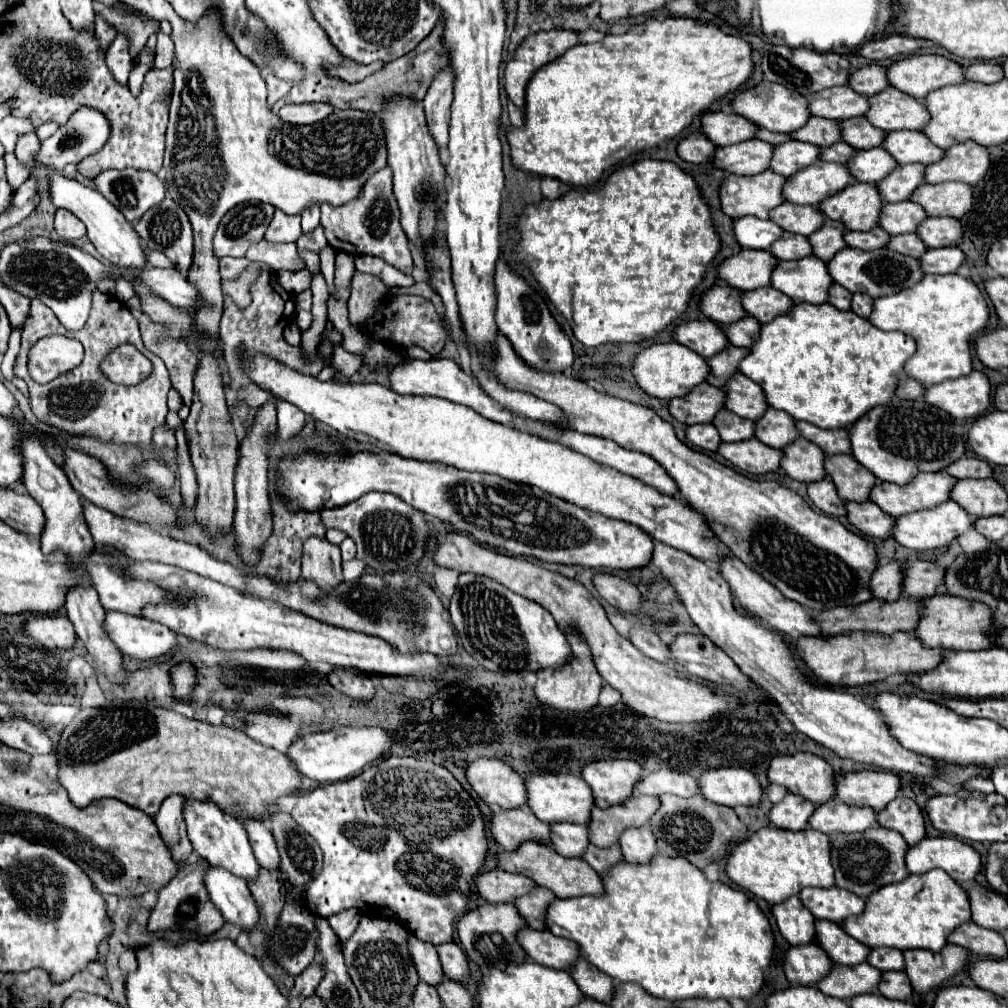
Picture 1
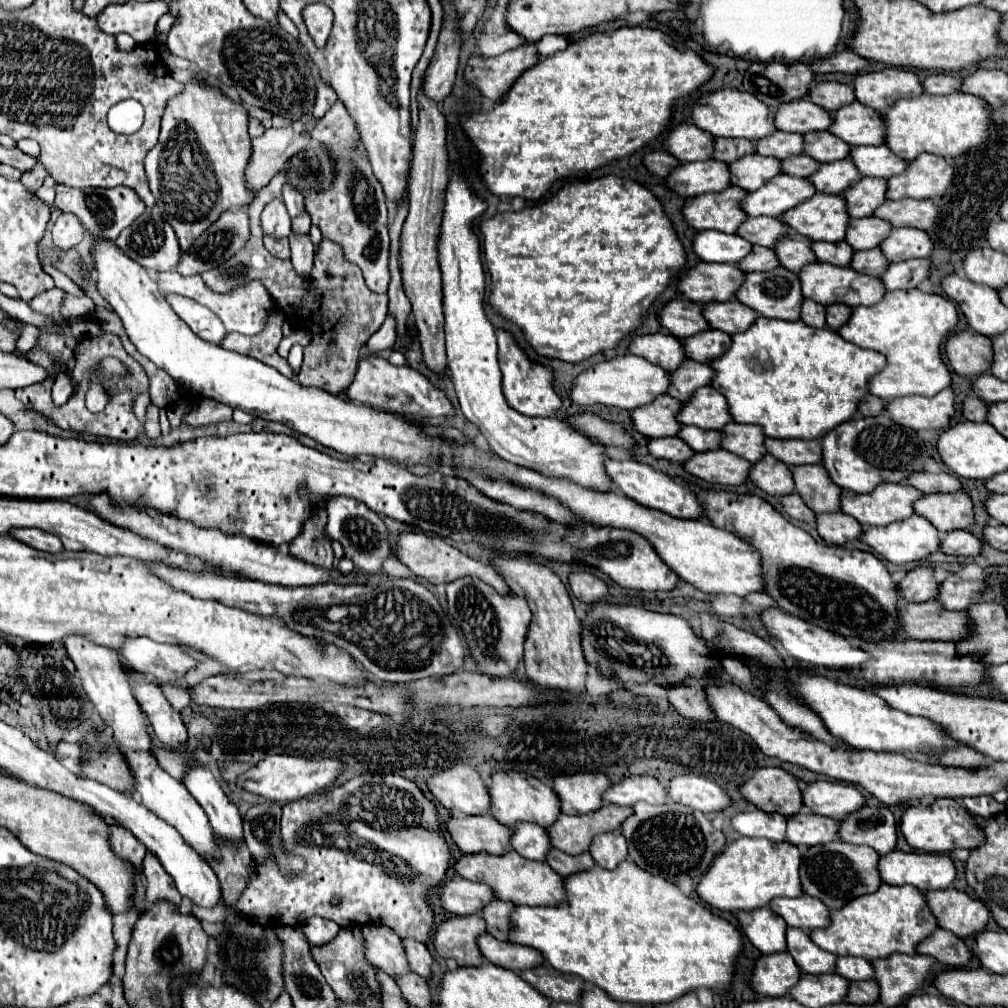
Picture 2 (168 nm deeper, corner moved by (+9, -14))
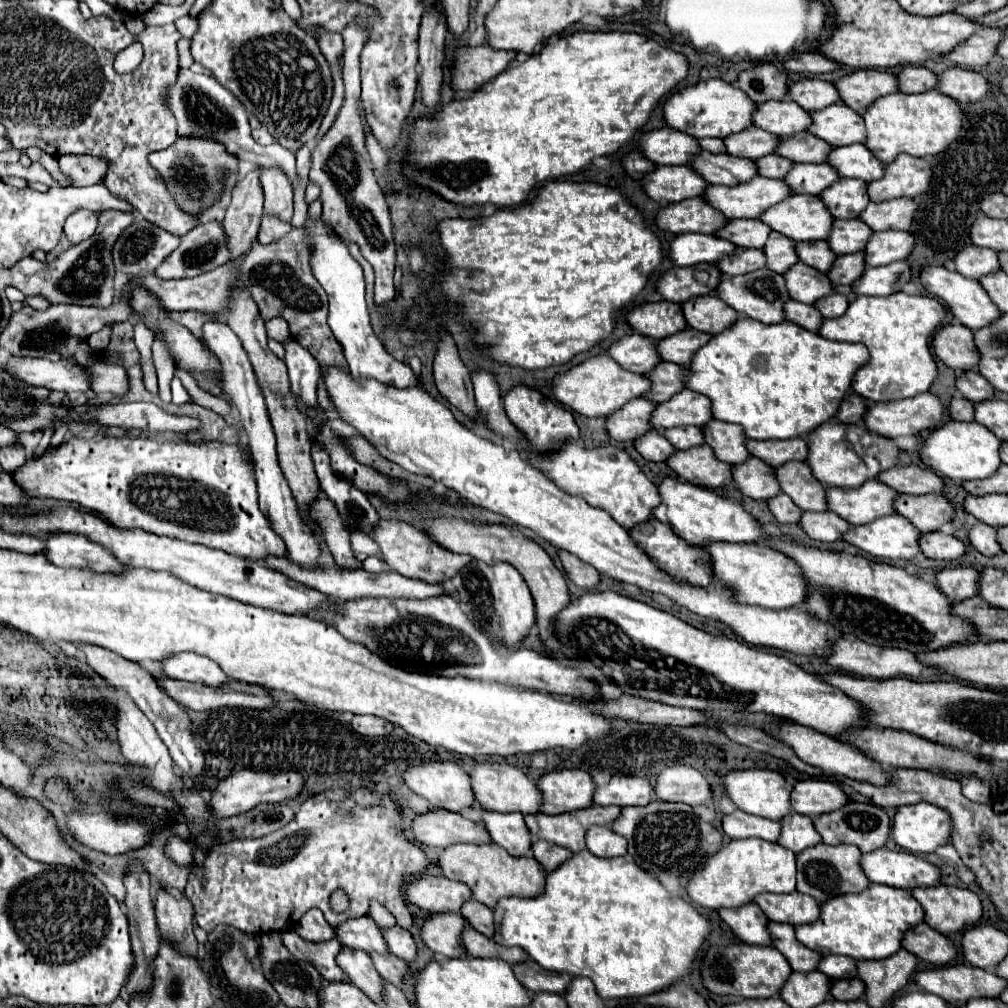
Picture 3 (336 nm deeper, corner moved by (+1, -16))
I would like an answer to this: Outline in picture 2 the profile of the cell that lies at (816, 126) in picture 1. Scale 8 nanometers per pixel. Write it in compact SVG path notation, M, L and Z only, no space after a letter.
M777 132L771 134L769 138L761 138L755 142L757 152L765 156L775 156L775 158L791 158L791 156L801 156L805 150L805 140L801 134L789 134L789 132Z

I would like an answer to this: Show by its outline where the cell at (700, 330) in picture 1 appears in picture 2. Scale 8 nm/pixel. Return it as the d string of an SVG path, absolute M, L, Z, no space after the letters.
M645 334L635 336L629 346L629 354L643 356L653 364L663 366L669 372L675 372L685 360L685 348L683 340L673 334Z

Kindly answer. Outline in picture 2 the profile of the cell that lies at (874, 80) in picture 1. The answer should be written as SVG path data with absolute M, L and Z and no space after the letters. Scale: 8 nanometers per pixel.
M821 82L821 84L813 86L813 94L809 94L809 98L815 104L819 104L831 112L835 112L847 104L857 102L853 86L839 84L839 82Z

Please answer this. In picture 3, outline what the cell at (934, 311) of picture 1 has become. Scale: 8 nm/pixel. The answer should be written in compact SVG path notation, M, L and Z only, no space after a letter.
M895 292L891 296L855 296L843 316L823 320L817 334L827 340L861 342L869 350L869 362L859 368L851 380L853 392L865 400L901 400L927 392L937 376L935 358L929 348L931 334L943 324L945 308L931 296L909 296Z

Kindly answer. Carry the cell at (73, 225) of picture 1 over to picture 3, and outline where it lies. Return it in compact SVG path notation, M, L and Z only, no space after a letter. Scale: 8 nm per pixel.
M77 210L71 214L65 222L65 236L71 244L79 244L81 240L87 240L97 230L97 214L89 210Z

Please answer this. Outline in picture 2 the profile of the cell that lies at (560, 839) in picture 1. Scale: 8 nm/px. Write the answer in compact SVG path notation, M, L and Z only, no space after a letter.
M517 824L513 828L513 838L511 846L515 852L519 852L523 858L545 862L553 844L549 838L549 832L543 826L537 824Z

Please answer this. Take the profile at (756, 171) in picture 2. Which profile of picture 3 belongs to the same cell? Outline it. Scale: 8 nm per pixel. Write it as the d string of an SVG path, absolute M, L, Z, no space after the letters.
M701 150L691 162L689 168L699 174L709 184L725 184L737 186L745 180L757 176L757 168L753 160L729 156L729 154L711 154Z

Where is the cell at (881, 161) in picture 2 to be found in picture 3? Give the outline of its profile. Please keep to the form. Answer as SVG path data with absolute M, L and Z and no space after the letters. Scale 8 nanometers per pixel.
M849 144L841 148L831 148L827 160L831 168L837 170L841 178L859 178L863 182L877 180L881 176L881 164L863 144Z

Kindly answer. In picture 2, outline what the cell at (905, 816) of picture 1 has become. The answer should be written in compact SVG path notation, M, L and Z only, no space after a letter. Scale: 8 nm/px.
M865 806L857 814L851 814L843 820L845 826L841 826L841 840L871 846L881 856L895 850L897 822L887 806Z

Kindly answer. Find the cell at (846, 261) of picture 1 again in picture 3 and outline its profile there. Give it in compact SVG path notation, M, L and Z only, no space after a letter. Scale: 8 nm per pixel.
M801 262L793 264L793 268L789 268L783 274L783 278L789 296L805 304L813 304L813 300L819 300L821 296L839 290L833 288L833 284L829 284L829 278L823 272L817 272L815 268L809 268Z

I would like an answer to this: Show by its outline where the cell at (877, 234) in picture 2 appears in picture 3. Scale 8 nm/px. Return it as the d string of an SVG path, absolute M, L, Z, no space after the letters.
M857 218L855 220L833 220L831 232L827 236L827 244L835 254L851 254L859 252L861 244L869 240L873 232L865 228Z

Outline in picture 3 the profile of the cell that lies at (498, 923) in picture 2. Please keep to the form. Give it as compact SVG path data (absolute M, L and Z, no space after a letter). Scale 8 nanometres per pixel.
M467 900L461 906L461 916L477 932L481 932L481 934L485 934L489 938L493 936L493 912L487 906L477 904L477 900Z

